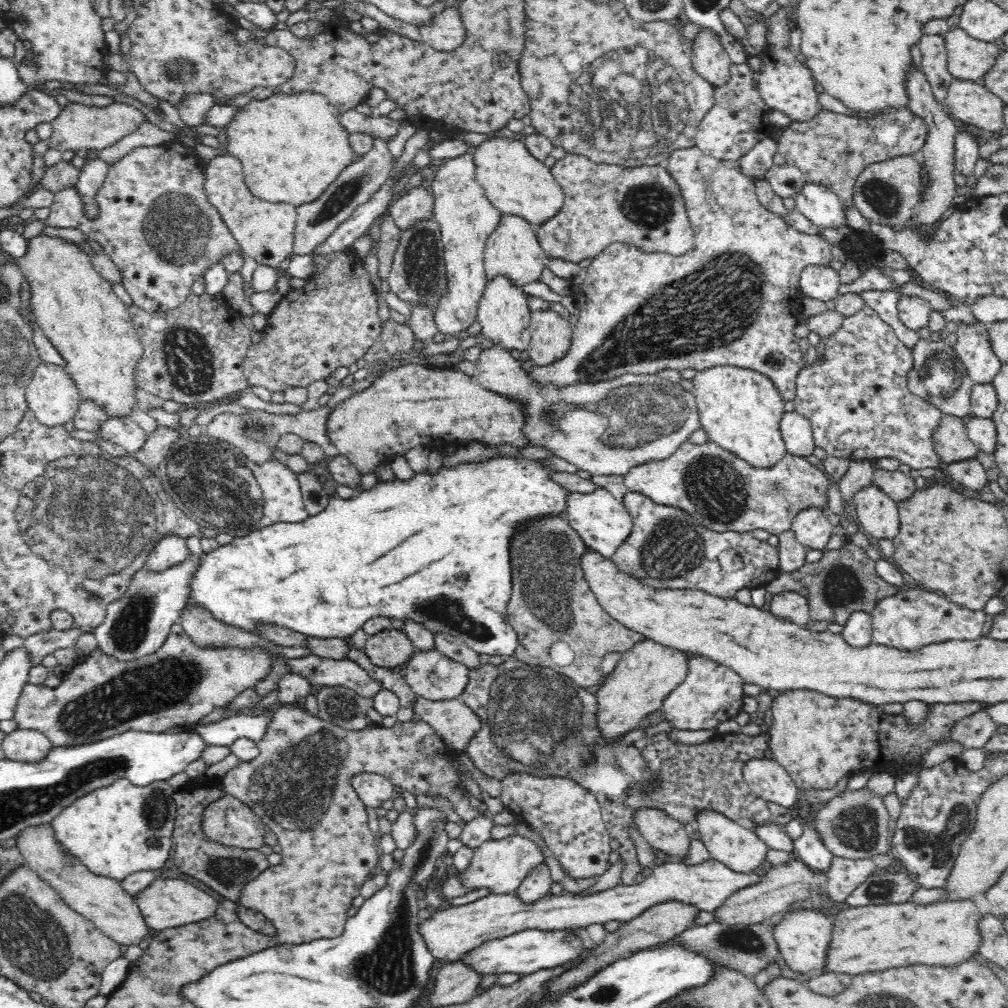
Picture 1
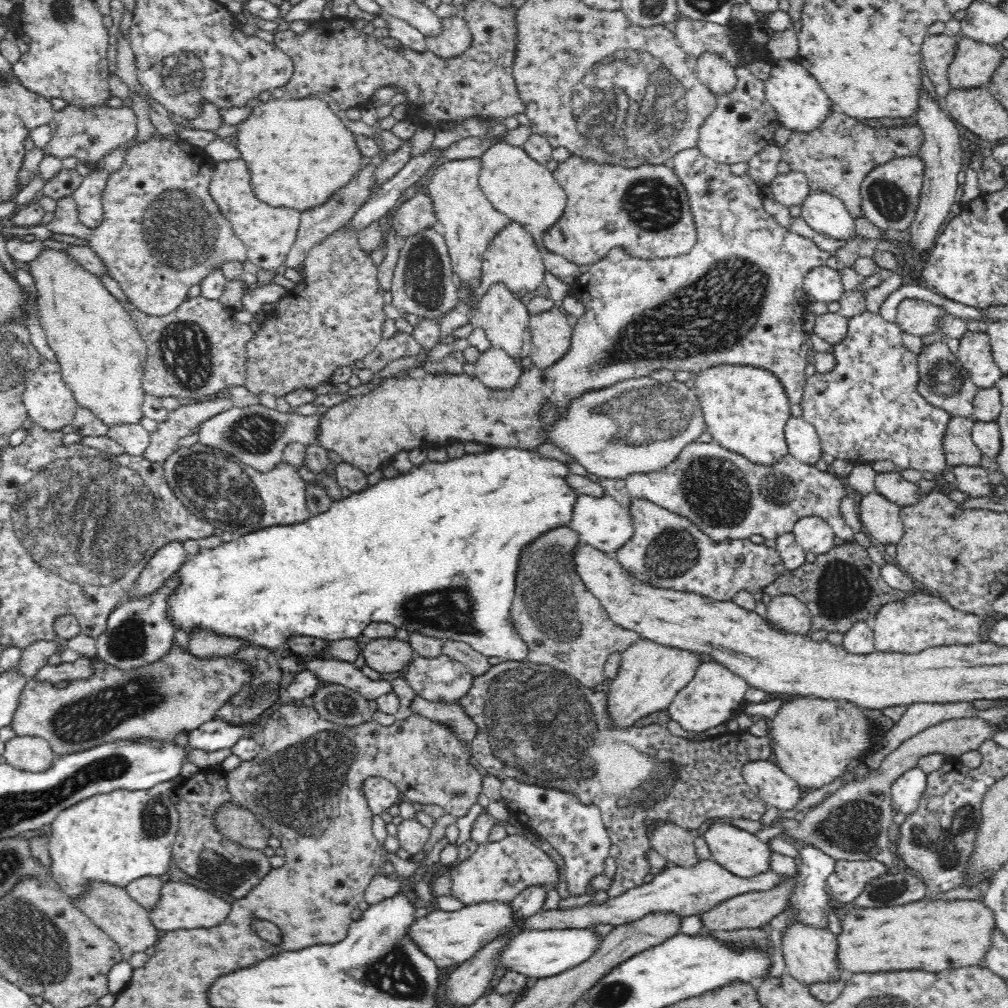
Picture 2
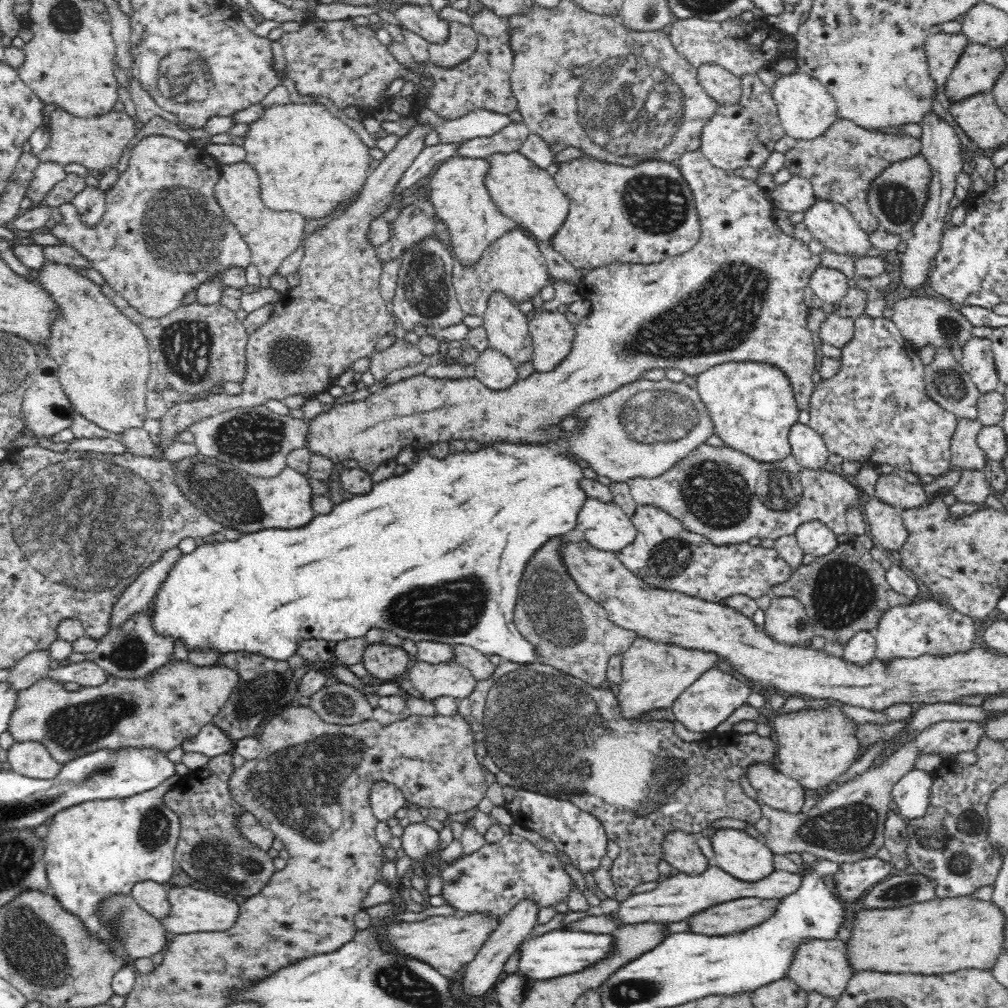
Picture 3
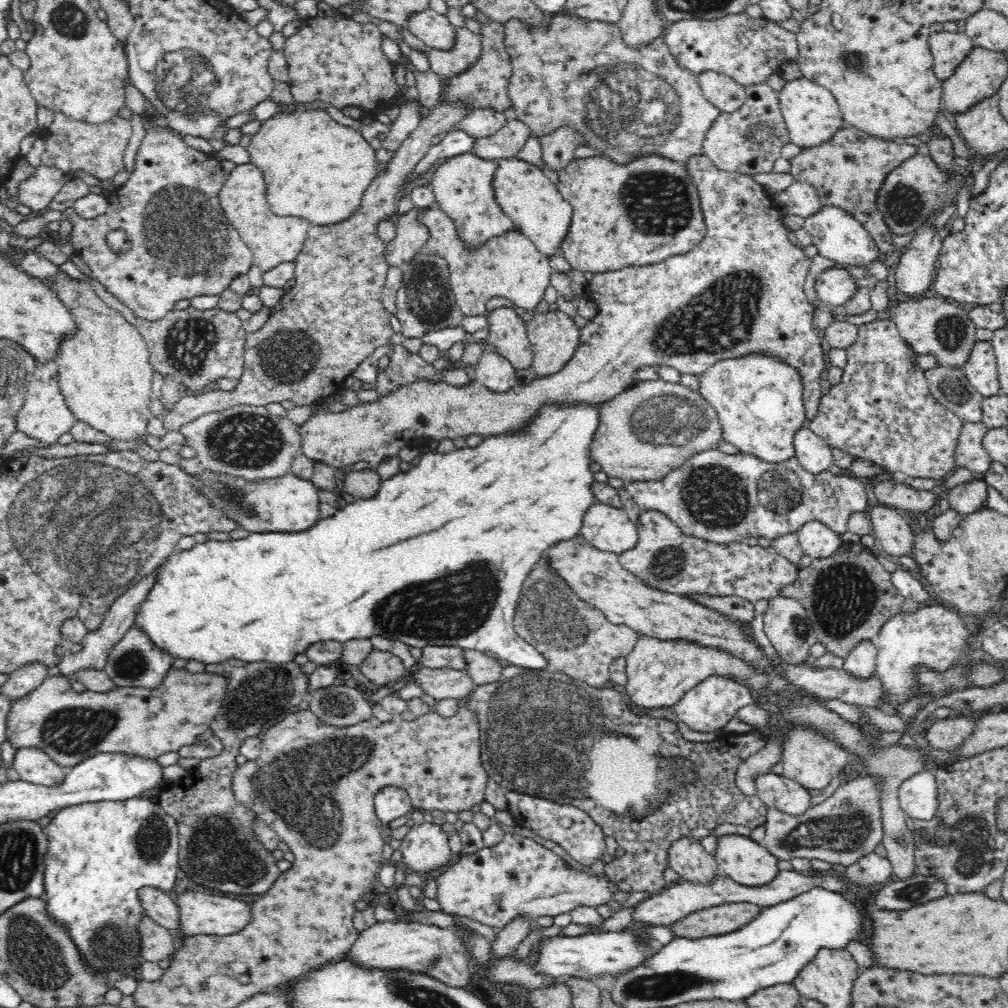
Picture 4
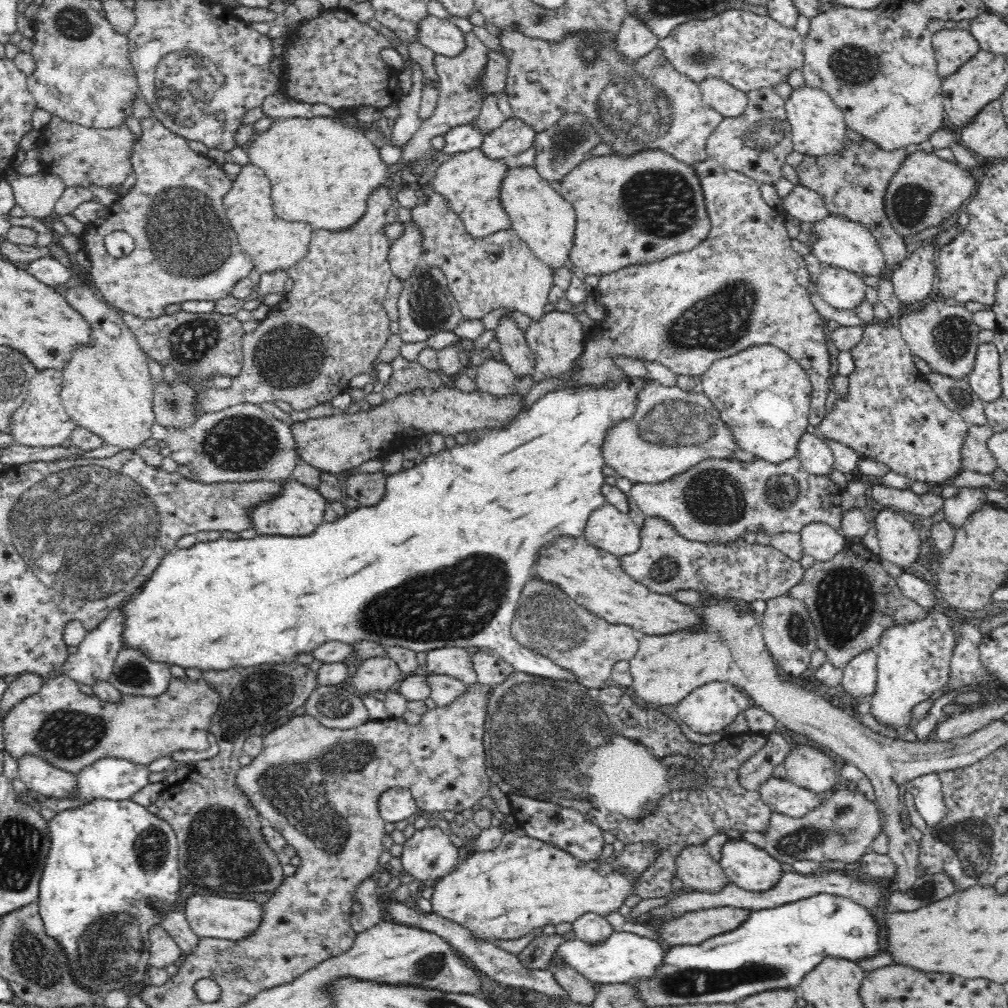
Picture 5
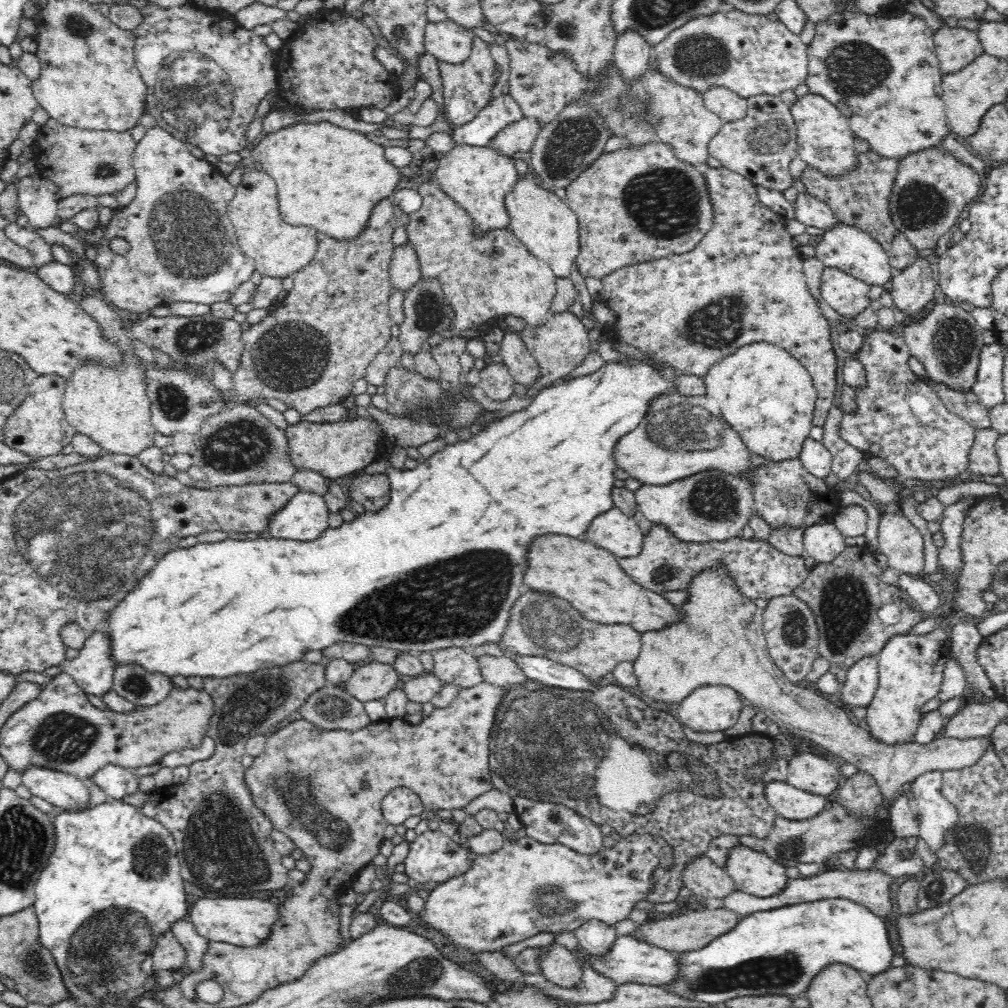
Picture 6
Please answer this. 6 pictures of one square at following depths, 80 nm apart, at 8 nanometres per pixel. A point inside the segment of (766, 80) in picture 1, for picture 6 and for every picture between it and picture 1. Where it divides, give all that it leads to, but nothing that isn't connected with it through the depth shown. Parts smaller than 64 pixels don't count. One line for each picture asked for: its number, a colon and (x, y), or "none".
2: (801, 105)
3: (807, 110)
4: (812, 115)
5: (819, 128)
6: (825, 139)

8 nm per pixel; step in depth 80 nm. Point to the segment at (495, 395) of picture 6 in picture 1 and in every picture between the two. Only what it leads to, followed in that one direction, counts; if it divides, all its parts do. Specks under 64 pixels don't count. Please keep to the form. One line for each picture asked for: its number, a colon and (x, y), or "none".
1: (607, 428)
2: (496, 369)
3: (497, 372)
4: (493, 371)
5: (494, 377)

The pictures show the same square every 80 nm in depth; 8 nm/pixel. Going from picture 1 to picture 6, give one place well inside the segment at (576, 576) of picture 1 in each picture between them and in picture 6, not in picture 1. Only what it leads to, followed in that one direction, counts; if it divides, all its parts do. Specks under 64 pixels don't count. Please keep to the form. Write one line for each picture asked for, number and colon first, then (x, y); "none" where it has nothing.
2: (552, 611)
3: (570, 632)
4: (578, 640)
5: (546, 621)
6: (540, 624)

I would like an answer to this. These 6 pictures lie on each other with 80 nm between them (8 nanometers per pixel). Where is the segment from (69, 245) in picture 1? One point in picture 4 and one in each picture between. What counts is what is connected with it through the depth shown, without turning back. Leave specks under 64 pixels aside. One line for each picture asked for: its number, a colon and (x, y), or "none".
2: (102, 356)
3: (103, 357)
4: (105, 373)

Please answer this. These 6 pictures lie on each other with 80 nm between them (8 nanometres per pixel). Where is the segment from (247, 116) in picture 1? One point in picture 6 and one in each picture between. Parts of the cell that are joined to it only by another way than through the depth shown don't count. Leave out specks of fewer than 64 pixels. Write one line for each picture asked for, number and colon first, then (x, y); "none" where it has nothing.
2: (299, 152)
3: (309, 162)
4: (315, 168)
5: (322, 173)
6: (330, 178)

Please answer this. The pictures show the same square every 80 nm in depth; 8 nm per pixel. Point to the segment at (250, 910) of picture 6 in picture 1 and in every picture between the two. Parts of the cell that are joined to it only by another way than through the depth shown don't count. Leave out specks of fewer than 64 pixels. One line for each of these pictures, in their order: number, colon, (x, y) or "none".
1: (166, 904)
2: (182, 907)
3: (192, 911)
4: (202, 914)
5: (231, 919)

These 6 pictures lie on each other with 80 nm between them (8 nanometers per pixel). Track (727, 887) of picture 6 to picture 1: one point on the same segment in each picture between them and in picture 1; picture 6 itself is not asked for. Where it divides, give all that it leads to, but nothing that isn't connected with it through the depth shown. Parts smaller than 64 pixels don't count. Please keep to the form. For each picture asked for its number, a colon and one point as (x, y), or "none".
1: (667, 836)
2: (676, 844)
3: (681, 851)
4: (689, 859)
5: (698, 871)

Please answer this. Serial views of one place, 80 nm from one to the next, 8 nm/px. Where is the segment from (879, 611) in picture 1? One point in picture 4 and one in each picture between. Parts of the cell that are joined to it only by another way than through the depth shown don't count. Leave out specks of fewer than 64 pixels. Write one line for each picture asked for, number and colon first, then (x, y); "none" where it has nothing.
2: (918, 622)
3: (926, 627)
4: (933, 637)

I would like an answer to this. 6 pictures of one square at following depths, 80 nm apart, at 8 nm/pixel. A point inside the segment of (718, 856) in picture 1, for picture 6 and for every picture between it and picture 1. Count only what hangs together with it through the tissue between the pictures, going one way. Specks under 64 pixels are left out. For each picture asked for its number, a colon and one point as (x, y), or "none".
2: (740, 852)
3: (738, 854)
4: (748, 863)
5: (748, 867)
6: (755, 873)

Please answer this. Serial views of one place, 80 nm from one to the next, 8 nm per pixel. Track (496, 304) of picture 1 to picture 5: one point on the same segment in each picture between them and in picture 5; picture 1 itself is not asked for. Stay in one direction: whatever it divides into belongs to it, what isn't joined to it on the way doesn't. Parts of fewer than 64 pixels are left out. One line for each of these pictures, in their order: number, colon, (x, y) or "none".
2: (505, 320)
3: (507, 329)
4: (507, 332)
5: (514, 350)

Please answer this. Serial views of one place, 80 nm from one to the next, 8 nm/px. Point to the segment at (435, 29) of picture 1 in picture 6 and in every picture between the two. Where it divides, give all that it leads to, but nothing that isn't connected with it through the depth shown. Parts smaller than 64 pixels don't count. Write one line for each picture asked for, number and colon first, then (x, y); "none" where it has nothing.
2: (456, 38)
3: (463, 41)
4: (332, 319)
5: (329, 328)
6: (309, 352)

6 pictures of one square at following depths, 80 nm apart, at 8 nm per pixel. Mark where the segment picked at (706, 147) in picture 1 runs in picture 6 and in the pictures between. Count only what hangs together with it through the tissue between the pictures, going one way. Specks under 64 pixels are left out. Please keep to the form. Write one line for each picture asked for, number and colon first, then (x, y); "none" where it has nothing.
2: (739, 128)
3: (732, 138)
4: (734, 142)
5: (756, 144)
6: (759, 147)

